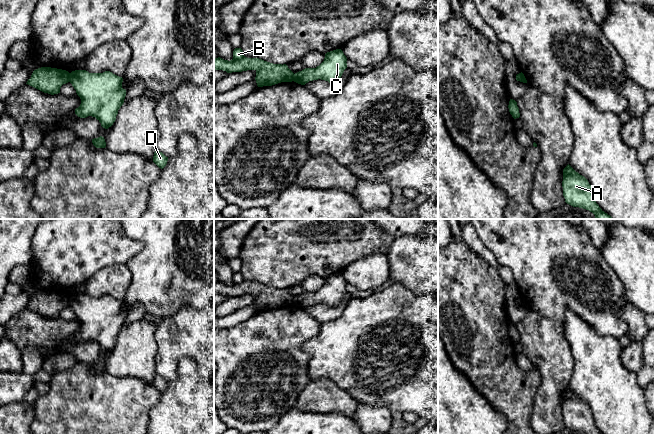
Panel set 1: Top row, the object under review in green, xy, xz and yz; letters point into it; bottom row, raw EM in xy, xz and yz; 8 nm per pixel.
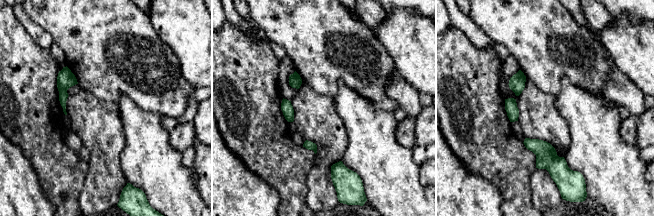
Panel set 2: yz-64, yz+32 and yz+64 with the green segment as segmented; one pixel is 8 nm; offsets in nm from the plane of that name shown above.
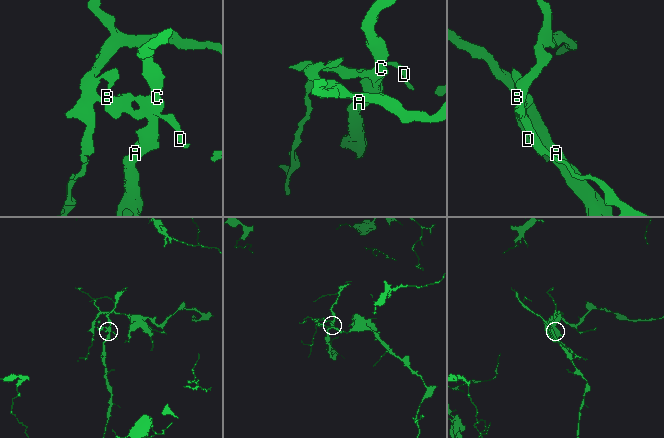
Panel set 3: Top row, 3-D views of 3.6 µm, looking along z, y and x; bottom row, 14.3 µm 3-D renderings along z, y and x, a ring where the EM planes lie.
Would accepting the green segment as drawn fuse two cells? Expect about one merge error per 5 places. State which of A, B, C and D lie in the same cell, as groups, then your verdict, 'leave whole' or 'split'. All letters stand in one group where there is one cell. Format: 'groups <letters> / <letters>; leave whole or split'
groups A C D / B; split

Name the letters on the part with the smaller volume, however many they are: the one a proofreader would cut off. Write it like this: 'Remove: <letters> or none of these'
Remove: A, C, D

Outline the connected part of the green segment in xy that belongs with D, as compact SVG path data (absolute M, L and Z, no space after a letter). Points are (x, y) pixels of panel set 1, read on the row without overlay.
M155 374L153 380L153 386L161 393L163 393L168 385L168 381L166 381L162 376Z

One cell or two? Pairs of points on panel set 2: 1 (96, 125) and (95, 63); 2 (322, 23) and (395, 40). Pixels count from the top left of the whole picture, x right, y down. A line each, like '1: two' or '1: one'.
1: two
2: two

